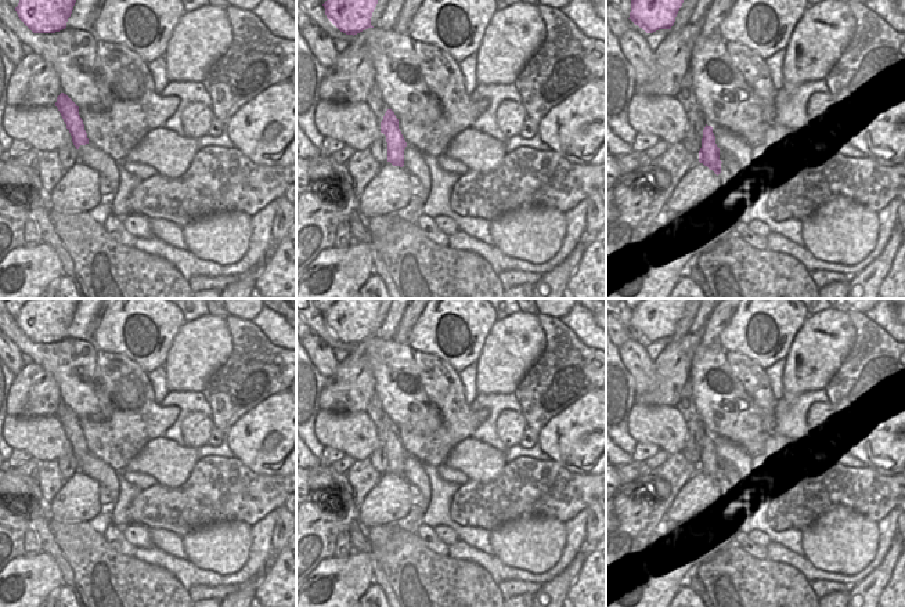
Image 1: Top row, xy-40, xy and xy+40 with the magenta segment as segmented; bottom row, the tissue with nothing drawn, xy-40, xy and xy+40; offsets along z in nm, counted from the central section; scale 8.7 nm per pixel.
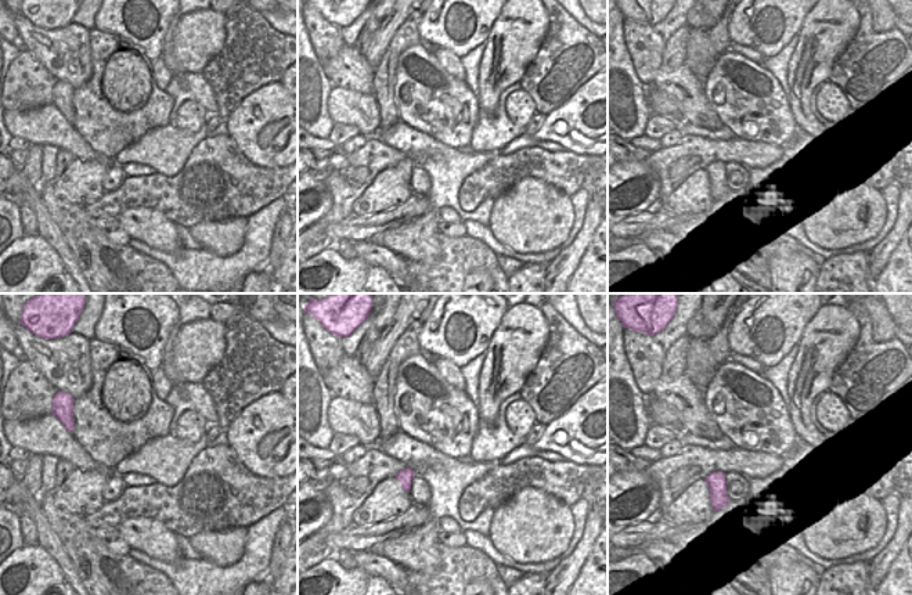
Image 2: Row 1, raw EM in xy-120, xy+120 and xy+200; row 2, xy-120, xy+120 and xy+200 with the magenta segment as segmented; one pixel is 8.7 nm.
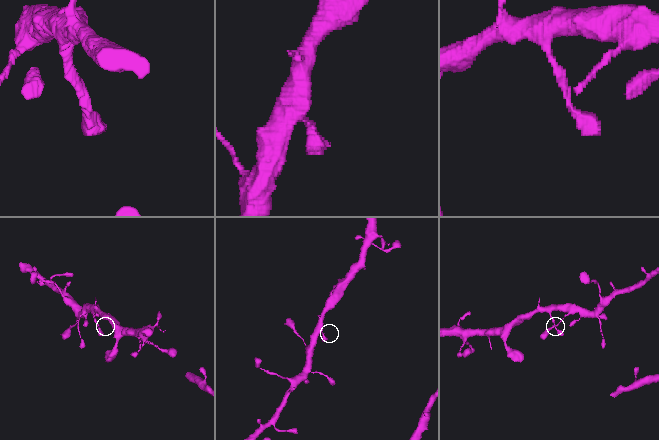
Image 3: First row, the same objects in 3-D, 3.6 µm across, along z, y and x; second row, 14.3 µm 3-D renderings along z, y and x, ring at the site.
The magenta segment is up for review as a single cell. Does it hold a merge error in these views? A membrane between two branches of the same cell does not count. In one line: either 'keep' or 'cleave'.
keep

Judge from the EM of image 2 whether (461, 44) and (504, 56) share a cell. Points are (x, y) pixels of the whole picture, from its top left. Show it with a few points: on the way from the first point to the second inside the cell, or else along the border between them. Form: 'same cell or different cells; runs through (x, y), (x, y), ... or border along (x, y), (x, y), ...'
different cells; border along (498, 14), (483, 42)

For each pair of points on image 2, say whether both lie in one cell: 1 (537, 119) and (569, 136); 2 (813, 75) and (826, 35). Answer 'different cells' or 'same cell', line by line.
1: different cells
2: same cell

